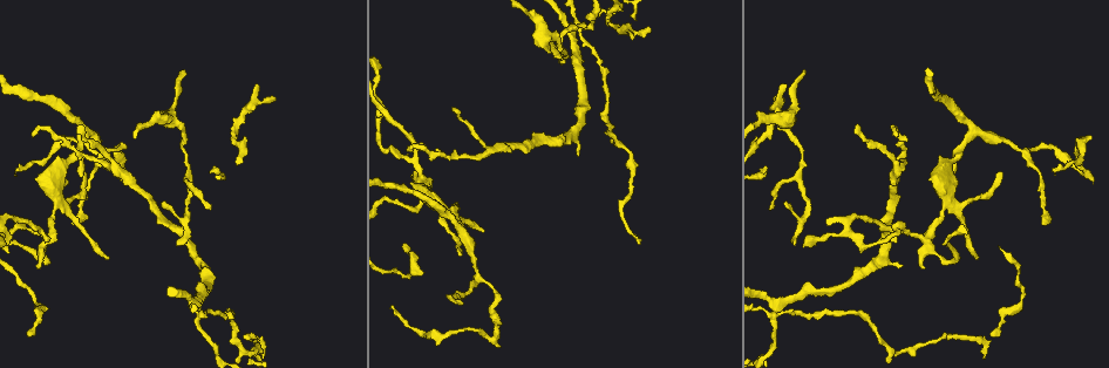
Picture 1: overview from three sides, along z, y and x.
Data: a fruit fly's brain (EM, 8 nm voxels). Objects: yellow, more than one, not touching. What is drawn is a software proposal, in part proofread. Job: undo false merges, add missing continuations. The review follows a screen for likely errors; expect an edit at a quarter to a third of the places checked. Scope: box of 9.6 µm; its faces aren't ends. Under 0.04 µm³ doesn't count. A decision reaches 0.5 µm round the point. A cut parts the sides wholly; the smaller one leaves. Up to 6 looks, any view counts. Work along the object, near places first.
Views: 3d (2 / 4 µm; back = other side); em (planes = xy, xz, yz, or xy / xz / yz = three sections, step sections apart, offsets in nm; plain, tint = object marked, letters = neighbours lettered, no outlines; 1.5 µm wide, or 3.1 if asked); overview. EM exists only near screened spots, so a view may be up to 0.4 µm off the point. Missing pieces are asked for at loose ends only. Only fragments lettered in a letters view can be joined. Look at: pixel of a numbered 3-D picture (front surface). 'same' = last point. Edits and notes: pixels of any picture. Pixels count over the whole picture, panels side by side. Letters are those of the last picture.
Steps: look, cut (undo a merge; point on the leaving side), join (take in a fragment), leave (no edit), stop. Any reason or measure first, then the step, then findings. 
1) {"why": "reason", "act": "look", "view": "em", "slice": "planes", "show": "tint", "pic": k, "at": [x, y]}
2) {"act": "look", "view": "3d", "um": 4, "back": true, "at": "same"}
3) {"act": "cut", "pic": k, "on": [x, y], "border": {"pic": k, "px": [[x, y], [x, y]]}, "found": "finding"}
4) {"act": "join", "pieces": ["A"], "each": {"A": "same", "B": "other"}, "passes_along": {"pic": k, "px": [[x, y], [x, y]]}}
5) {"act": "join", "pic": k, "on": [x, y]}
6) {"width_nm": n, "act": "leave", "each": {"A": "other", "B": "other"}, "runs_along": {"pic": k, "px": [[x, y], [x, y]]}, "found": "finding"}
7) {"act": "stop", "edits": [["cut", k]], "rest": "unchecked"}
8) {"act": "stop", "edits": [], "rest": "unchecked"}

{"why": "thick turns thin", "act": "look", "view": "3d", "um": 2, "pic": 1, "at": [765, 120]}

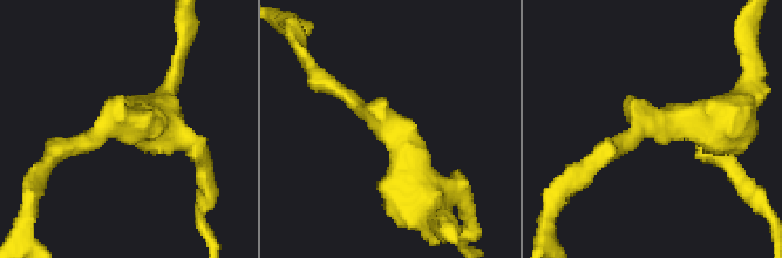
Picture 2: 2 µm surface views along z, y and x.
{"act": "look", "view": "em", "slice": "xz", "step": 4, "show": "letters", "pic": 2, "at": [119, 123]}

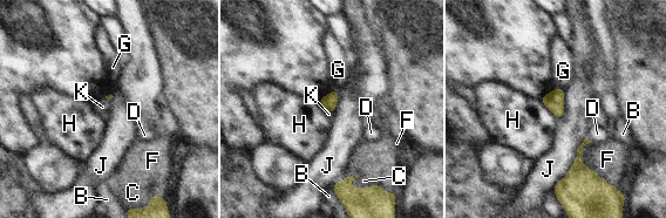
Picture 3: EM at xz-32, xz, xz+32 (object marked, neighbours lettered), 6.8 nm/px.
{"act": "leave", "each": {"B": "other", "C": "other", "D": "other", "F": "other", "G": "other", "H": "other", "J": "other", "K": "other"}, "border": {"pic": 3, "px": [[539, 100], [557, 120]]}, "found": "one neuron here"}

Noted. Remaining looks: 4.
{"why": "free end", "act": "look", "view": "em", "slice": "planes", "show": "letters", "pic": 1, "at": [561, 57]}

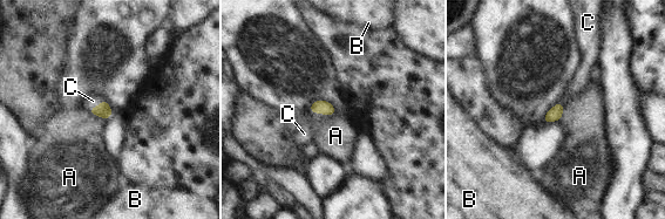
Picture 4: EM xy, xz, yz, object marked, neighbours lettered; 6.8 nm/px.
{"act": "join", "pieces": ["C"], "each": {"A": "other", "B": "other", "C": "same"}, "passes_along": {"pic": 4, "px": [[103, 110], [95, 107], [93, 101]]}, "found": "it goes on there"}

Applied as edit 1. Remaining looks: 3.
{"act": "look", "view": "overview"}

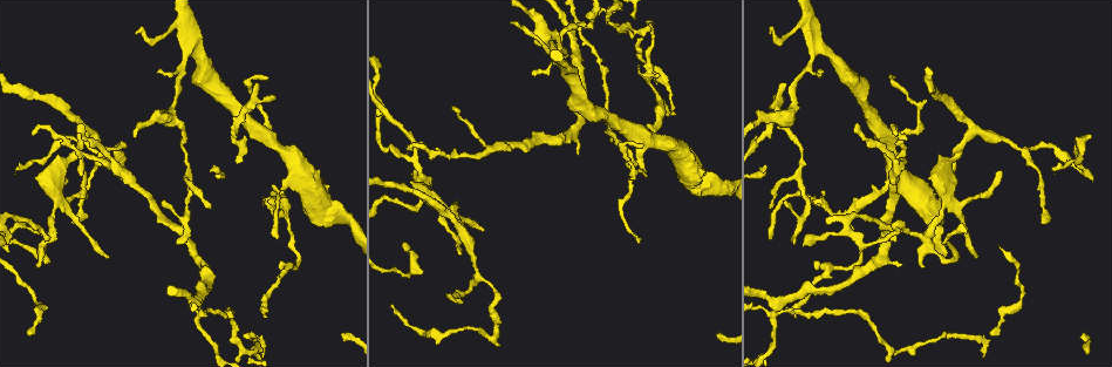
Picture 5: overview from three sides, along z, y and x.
{"why": "tapers out", "act": "look", "view": "em", "slice": "xy", "step": 8, "show": "letters", "pic": 5, "at": [510, 21]}

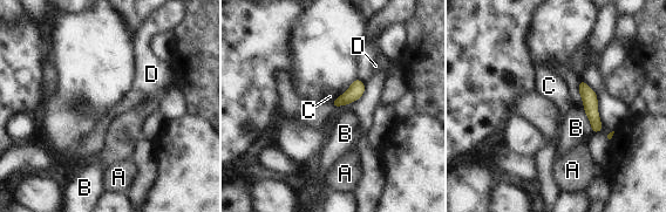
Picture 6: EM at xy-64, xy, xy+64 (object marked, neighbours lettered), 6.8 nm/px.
{"why": "cut it another way", "act": "look", "view": "em", "slice": "xz", "step": 4, "show": "letters", "at": "same"}

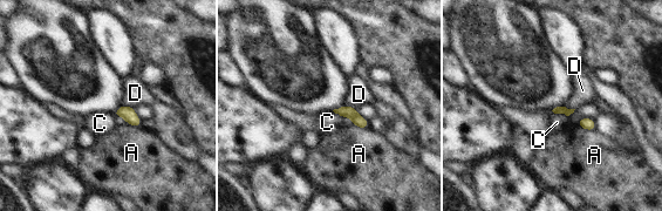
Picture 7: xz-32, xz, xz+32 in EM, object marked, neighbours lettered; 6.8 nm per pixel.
{"longest_contact_nm": ["A", 130], "act": "leave", "each": {"A": "other", "C": "other", "D": "other"}, "border": {"pic": 7, "px": [[553, 111], [566, 116]]}, "found": "none of them fits"}

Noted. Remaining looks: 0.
{"act": "stop", "edits": [["join", 4]], "rest": "unchecked"}

